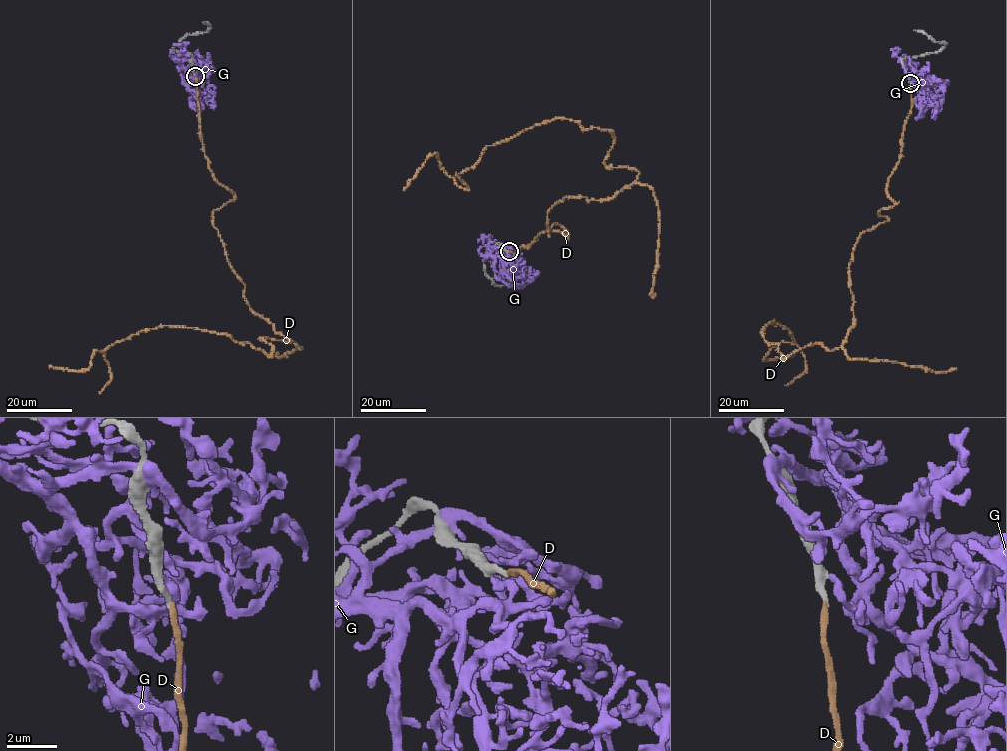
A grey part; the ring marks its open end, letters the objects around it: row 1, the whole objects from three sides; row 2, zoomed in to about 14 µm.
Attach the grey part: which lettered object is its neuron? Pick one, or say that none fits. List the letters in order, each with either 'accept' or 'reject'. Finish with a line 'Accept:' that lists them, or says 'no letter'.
D: accept
G: reject
Accept: D

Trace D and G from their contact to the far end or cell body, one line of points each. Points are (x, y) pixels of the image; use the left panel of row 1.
D: (196, 76), (234, 195), (213, 224), (291, 342), (159, 326), (49, 365)
G: (194, 73), (186, 84), (182, 82), (181, 75), (185, 74), (208, 79), (206, 93), (212, 103), (206, 103)

